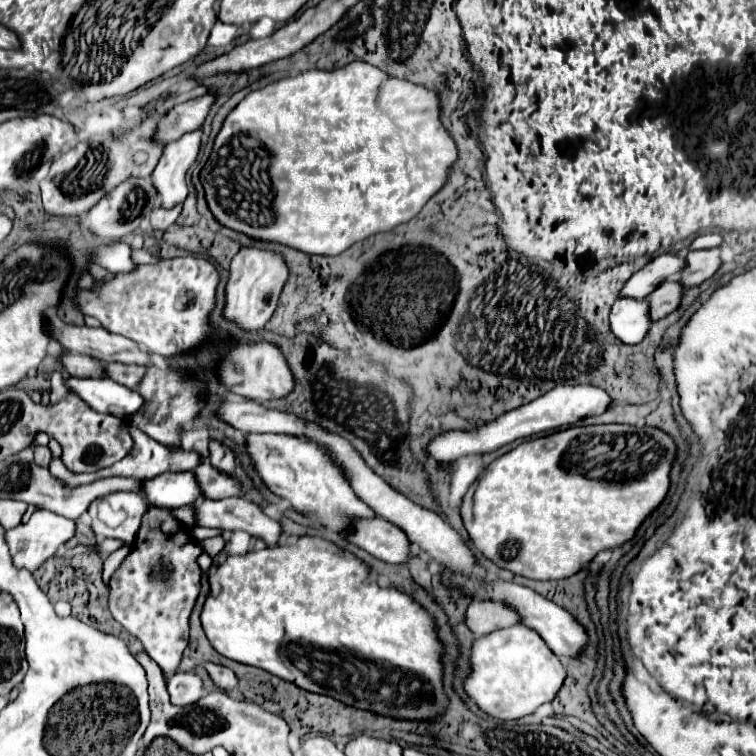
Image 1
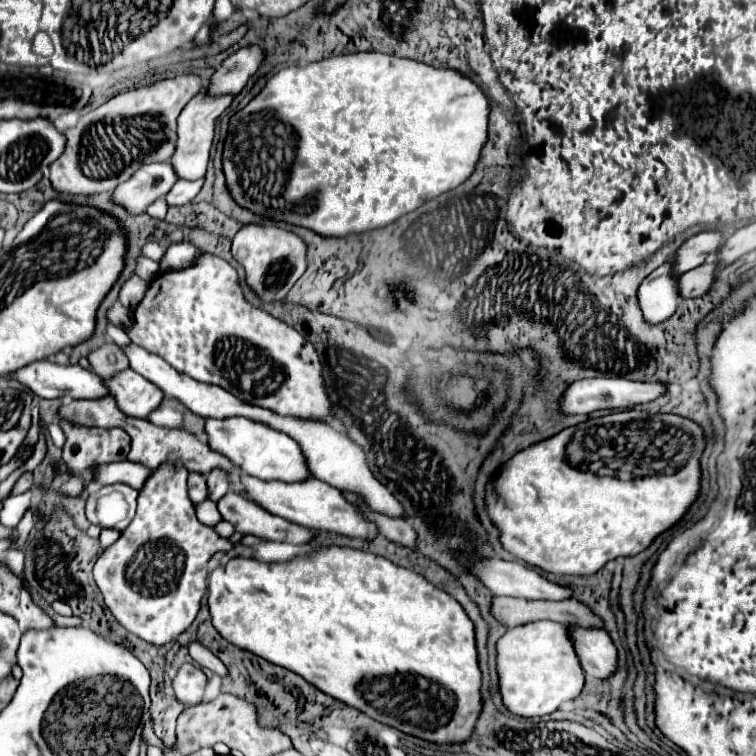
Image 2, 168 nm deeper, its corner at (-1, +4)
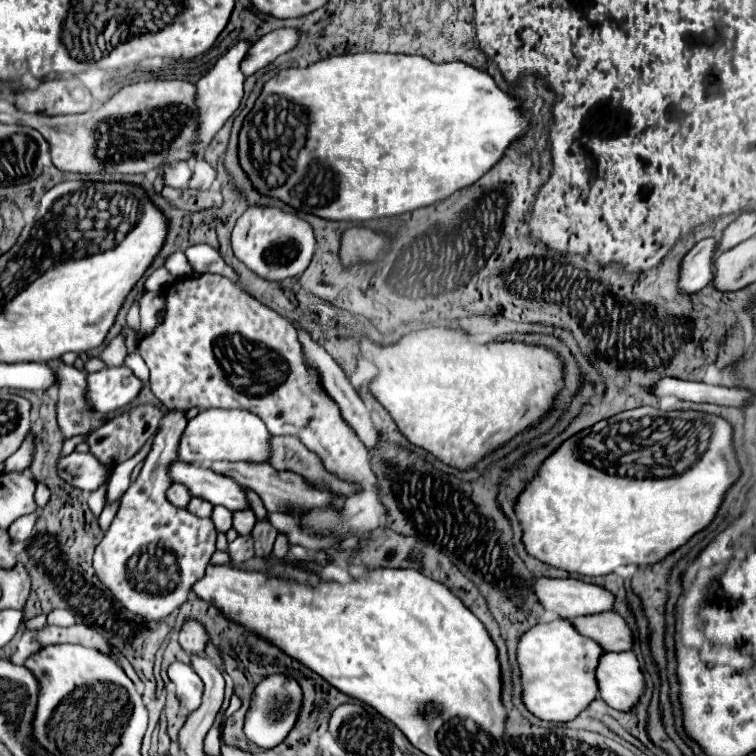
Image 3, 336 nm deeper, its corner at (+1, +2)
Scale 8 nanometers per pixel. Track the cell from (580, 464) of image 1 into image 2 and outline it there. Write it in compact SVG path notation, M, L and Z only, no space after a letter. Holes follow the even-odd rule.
M630 409L630 411L610 413L610 415L604 415L598 419L588 419L584 423L578 423L574 427L560 431L558 435L554 435L546 441L534 443L528 449L514 455L494 479L494 489L498 491L502 503L496 503L496 499L490 499L488 513L492 513L490 517L494 519L494 523L500 529L502 547L506 551L510 551L514 557L520 557L524 563L550 571L550 573L560 573L560 575L594 575L608 561L616 559L616 557L634 557L634 555L642 553L644 549L648 549L652 545L652 541L660 533L674 527L686 515L686 511L692 507L692 503L698 499L698 493L700 493L700 477L702 477L700 457L704 453L704 447L706 447L704 429L696 421L682 417L682 415L674 415L674 413L652 415L644 409Z

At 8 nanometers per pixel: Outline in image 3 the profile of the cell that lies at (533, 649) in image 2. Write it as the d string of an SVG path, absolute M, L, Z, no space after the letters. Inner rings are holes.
M568 619L538 623L518 639L516 661L520 667L522 701L526 709L544 721L566 723L586 709L596 695L596 661L602 649L576 633Z

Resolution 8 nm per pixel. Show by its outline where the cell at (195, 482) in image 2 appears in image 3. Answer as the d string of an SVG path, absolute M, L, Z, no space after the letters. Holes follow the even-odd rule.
M174 483L172 489L168 491L168 501L172 501L176 507L186 507L190 503L190 499L192 499L192 495L190 495L188 487L182 483Z

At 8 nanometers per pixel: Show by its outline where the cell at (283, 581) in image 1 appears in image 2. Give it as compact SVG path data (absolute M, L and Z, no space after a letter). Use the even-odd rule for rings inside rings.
M324 547L316 553L312 553L312 557L296 557L288 563L270 563L270 565L256 561L256 559L234 557L226 565L220 565L210 573L208 605L210 605L212 623L226 641L274 663L274 665L286 667L286 669L302 675L308 683L312 683L320 691L328 693L330 697L334 697L350 707L356 707L358 711L366 713L368 717L372 717L384 725L390 725L402 733L414 735L418 739L424 739L424 741L430 741L436 745L464 743L474 733L478 715L482 713L482 695L480 695L482 673L478 667L474 623L470 621L470 617L466 615L462 605L458 605L458 601L452 599L452 595L430 585L426 579L422 579L422 575L418 575L410 569L398 567L378 555L370 555L366 551L348 549L348 547Z

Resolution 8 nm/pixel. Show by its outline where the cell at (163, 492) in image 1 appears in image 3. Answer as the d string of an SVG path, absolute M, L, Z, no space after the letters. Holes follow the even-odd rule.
M72 453L58 461L58 469L60 477L68 485L78 487L84 493L96 491L112 475L112 471L104 463L100 463L92 453Z

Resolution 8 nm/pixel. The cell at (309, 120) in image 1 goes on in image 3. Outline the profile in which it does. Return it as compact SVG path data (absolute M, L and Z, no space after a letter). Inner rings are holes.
M386 53L336 55L320 59L304 69L298 67L282 69L276 77L264 83L262 95L256 99L252 111L246 115L242 123L238 135L238 161L258 193L280 199L282 203L290 205L296 211L316 213L316 217L330 221L354 221L354 223L380 217L394 217L442 201L452 193L476 183L504 155L506 147L528 129L528 121L526 117L522 117L518 107L520 101L502 93L488 73L460 61L438 65L420 55L386 55Z

